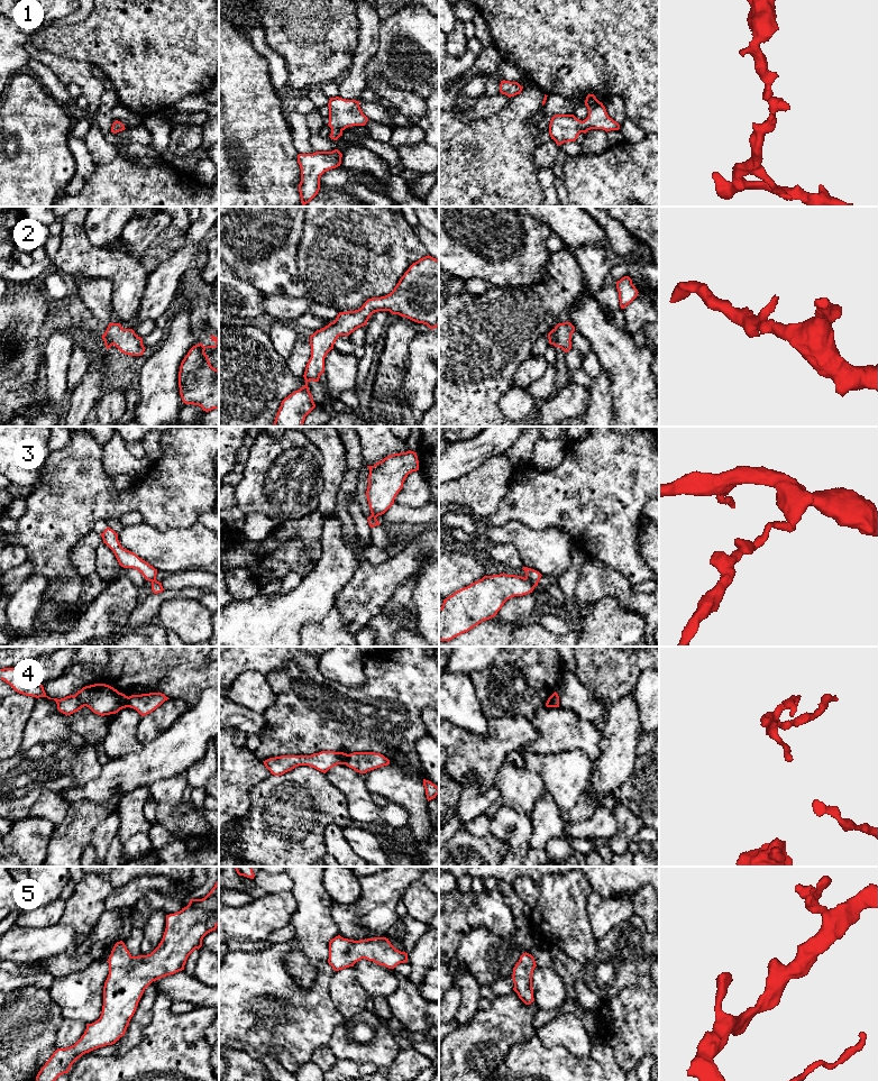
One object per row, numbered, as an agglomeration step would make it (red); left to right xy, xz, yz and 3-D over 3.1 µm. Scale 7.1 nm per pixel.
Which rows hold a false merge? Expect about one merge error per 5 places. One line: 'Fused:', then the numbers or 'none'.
Fused: 3, 4

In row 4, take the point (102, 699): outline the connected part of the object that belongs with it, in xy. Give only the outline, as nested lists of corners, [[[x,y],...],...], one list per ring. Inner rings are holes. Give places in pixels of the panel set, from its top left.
[[[16,668],[0,669],[0,679],[9,684],[13,688],[13,690],[16,690],[19,694],[36,697],[36,698],[47,697],[48,699],[54,699],[57,704],[57,709],[65,715],[71,715],[84,706],[89,707],[93,713],[101,716],[116,714],[120,709],[128,707],[128,696],[126,696],[122,693],[119,693],[117,689],[106,684],[94,684],[94,685],[85,686],[81,690],[79,690],[74,696],[70,695],[64,698],[57,699],[57,698],[48,697],[42,684],[25,683],[19,677]]]

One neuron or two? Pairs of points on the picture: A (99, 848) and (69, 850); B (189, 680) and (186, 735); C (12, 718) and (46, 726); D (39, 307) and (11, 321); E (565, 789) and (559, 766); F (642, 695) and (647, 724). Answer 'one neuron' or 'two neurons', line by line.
A: two neurons
B: two neurons
C: two neurons
D: one neuron
E: one neuron
F: one neuron

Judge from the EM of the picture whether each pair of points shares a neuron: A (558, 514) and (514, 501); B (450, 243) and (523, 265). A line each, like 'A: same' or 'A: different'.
A: same
B: same

